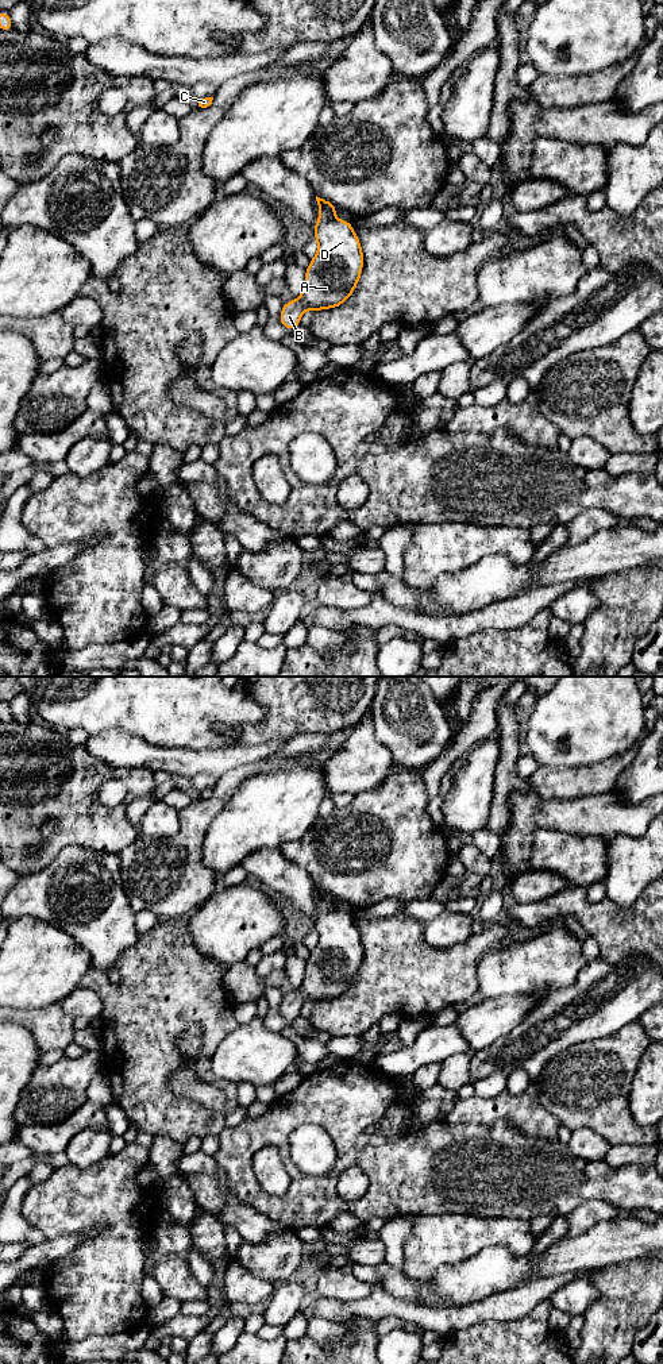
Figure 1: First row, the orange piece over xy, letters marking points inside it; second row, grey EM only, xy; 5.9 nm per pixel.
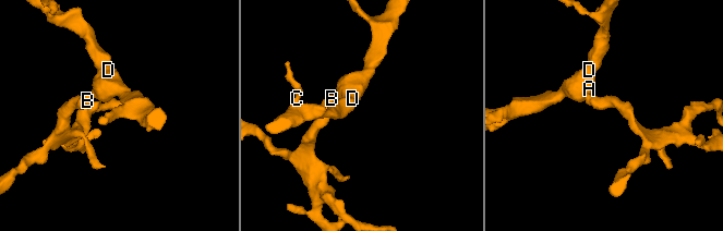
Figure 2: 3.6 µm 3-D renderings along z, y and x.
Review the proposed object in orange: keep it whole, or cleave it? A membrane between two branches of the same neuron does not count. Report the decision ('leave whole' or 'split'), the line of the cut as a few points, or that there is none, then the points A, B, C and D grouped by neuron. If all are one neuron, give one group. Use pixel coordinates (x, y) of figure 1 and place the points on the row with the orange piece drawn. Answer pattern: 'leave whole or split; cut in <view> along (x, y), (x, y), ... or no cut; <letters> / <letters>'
leave whole; no cut; A B C D

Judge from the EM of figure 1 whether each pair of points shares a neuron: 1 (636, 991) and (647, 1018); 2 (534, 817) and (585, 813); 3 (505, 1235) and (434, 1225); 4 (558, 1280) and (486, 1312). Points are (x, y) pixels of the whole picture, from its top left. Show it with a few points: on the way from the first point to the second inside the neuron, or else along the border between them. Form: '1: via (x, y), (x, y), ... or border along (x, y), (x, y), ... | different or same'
1: border along (648, 1009), (636, 1020) | different
2: via (546, 815), (573, 815) | same
3: via (488, 1233), (451, 1233) | same
4: via (540, 1289), (519, 1302), (504, 1307) | same

